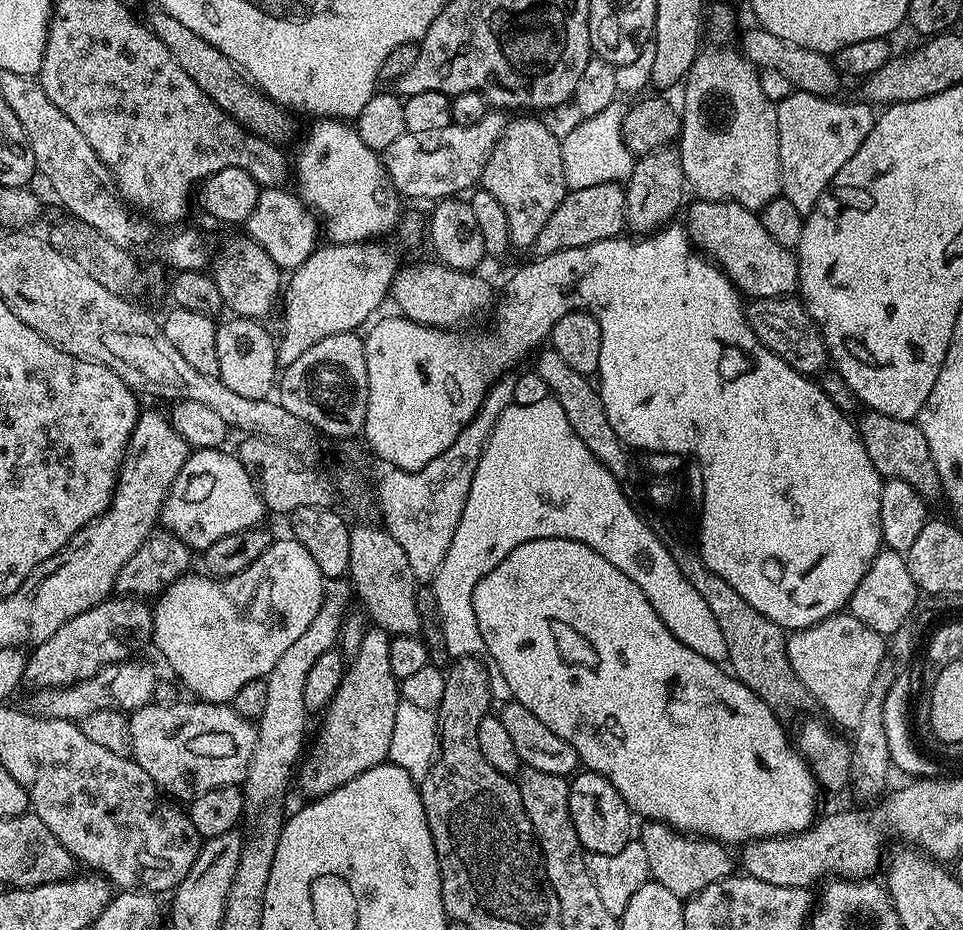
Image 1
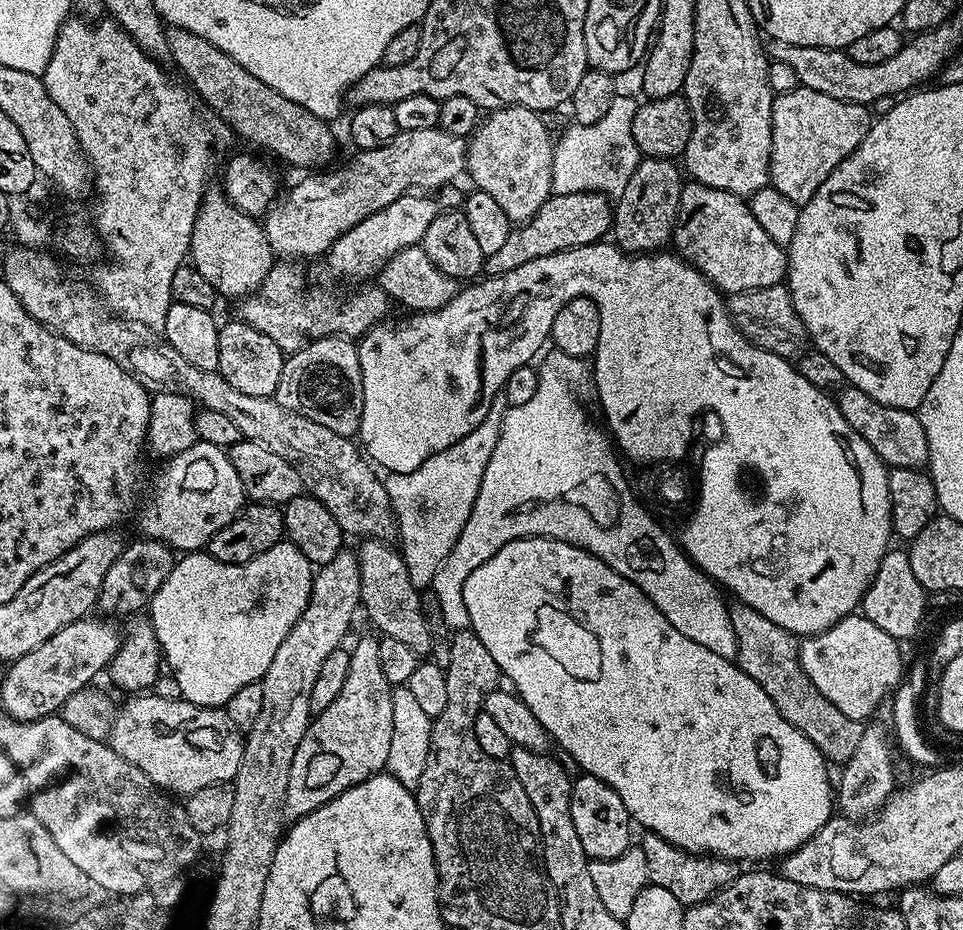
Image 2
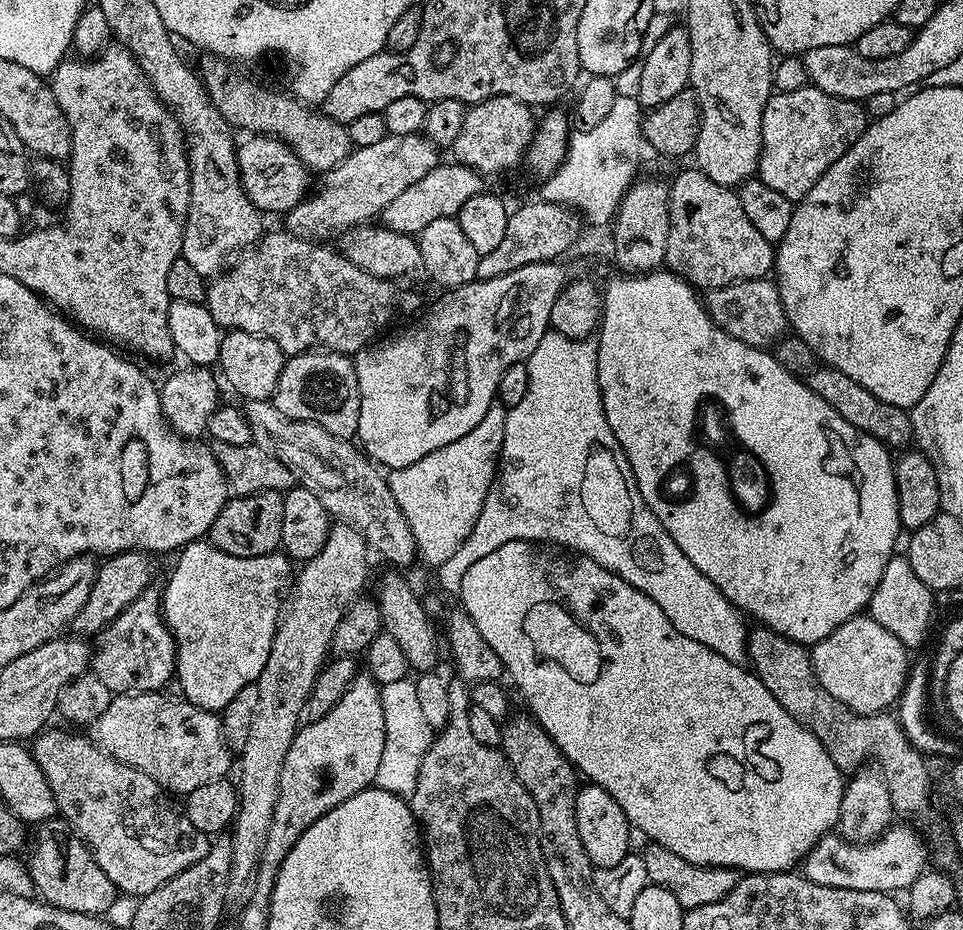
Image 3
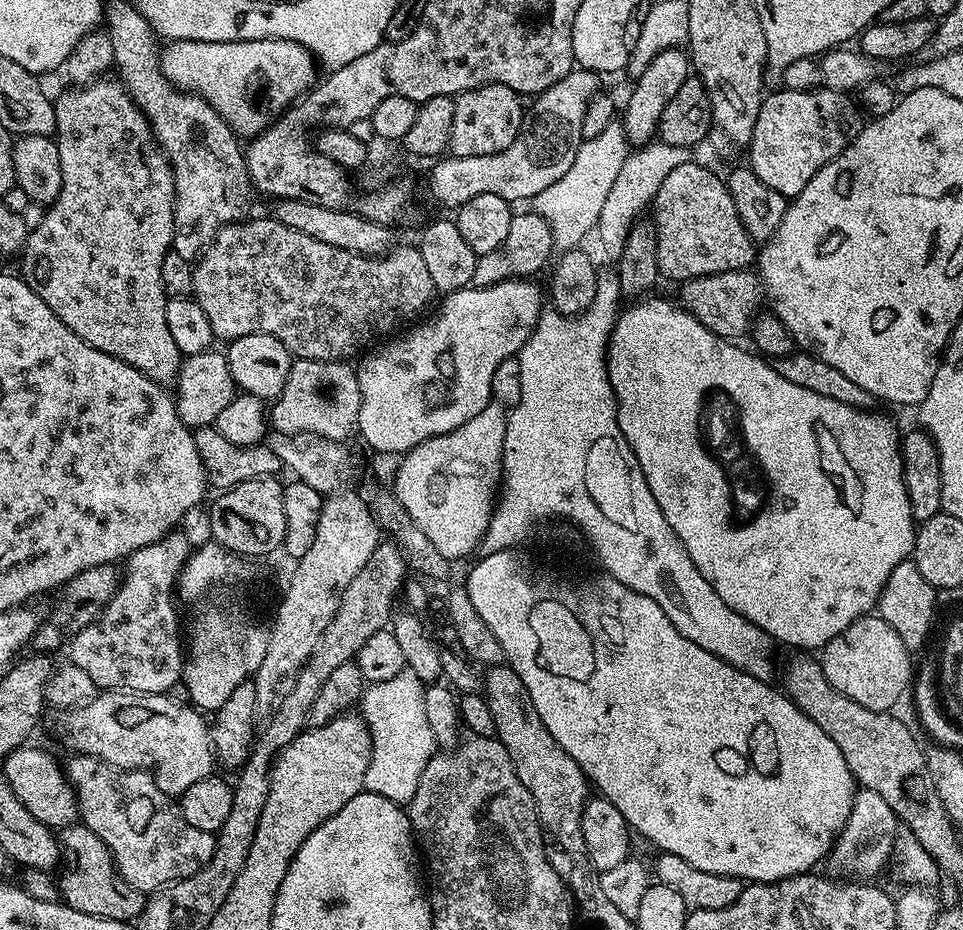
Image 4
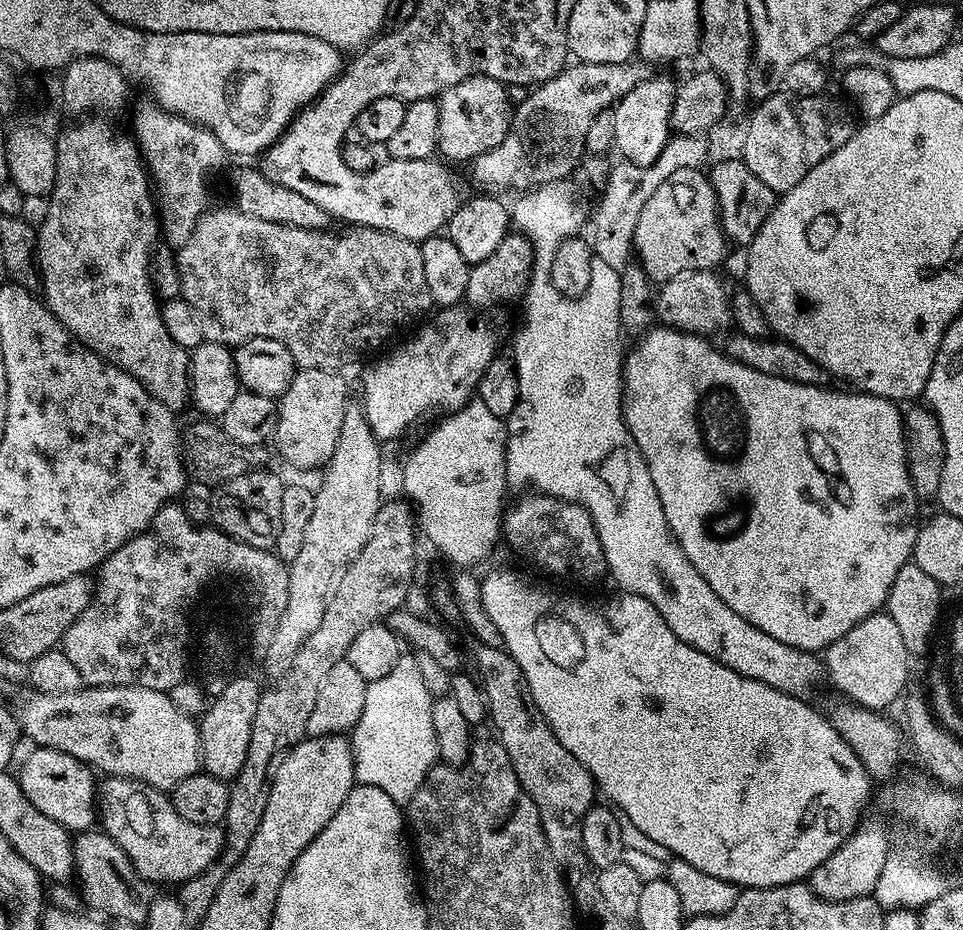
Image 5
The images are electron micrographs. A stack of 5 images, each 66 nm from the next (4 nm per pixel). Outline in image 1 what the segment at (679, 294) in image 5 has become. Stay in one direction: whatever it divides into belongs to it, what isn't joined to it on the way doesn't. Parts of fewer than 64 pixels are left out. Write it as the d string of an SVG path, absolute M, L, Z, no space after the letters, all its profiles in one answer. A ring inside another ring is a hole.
M797 297L753 299L747 305L746 315L758 342L778 354L796 372L816 376L827 367L830 360L827 341L822 338L819 325L814 322L811 311Z

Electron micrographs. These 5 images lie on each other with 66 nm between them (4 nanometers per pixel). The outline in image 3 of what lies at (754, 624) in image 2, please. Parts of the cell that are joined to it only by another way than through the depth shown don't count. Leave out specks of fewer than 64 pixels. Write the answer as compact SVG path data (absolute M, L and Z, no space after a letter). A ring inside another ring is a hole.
M753 627L748 633L746 647L749 665L762 684L792 718L822 742L841 771L855 771L871 761L868 759L875 758L875 765L887 784L895 815L917 822L931 814L932 792L927 759L911 744L895 715L888 712L860 715L850 710L818 682L811 651L805 645L778 635L772 628Z

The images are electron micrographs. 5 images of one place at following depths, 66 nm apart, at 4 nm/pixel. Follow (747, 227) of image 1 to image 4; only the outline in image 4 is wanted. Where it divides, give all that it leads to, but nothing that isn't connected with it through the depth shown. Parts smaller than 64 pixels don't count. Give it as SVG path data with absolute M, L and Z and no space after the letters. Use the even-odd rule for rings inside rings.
M689 162L670 170L666 182L658 186L658 194L650 205L650 223L656 229L656 245L658 246L658 266L661 277L668 276L675 282L693 280L699 276L722 274L723 272L739 272L753 267L752 259L757 259L757 245L750 238L746 226L742 226L742 218L738 218L738 210L734 206L734 198L730 198L730 190L723 179L720 180L708 168Z

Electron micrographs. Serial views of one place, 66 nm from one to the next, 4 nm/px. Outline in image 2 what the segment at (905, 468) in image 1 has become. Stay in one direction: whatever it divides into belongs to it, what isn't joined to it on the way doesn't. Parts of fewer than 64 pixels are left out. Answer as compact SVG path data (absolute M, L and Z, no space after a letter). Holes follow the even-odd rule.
M851 386L839 389L838 403L842 418L846 418L846 422L850 422L850 426L854 426L854 430L858 430L866 442L870 442L870 450L874 450L874 454L878 454L880 461L889 469L923 469L927 465L926 430L922 430L919 415L911 407L899 408L893 404L874 402L870 394Z

